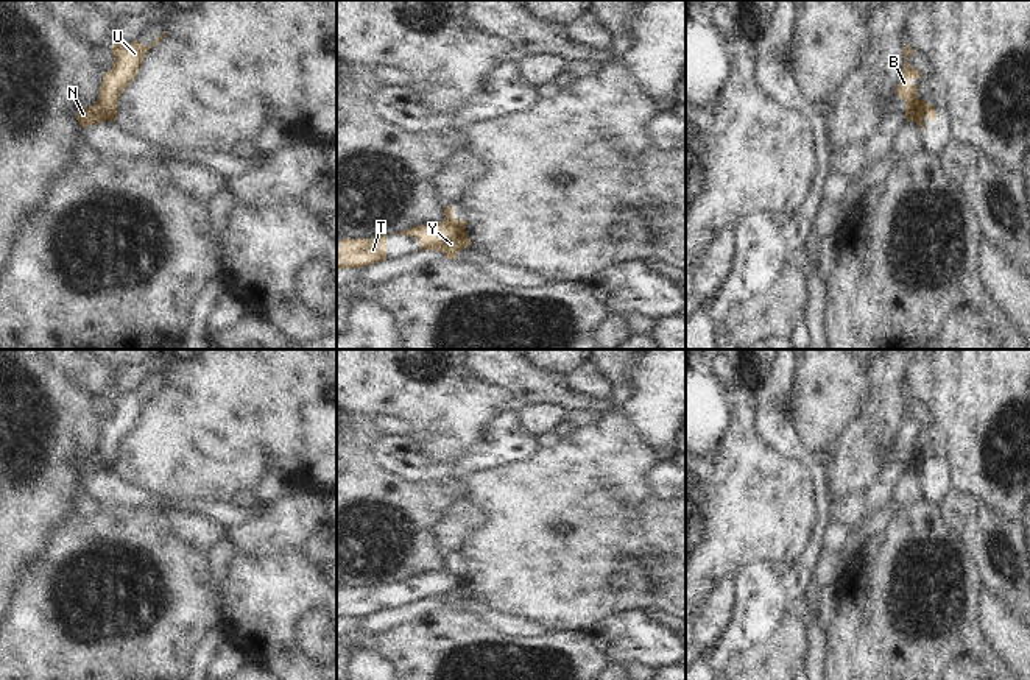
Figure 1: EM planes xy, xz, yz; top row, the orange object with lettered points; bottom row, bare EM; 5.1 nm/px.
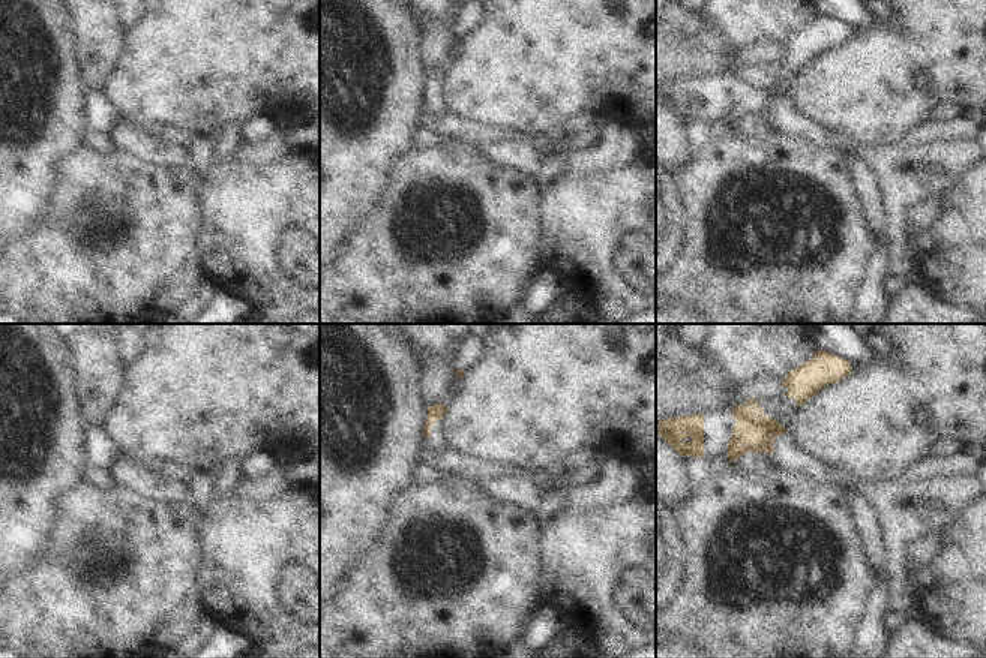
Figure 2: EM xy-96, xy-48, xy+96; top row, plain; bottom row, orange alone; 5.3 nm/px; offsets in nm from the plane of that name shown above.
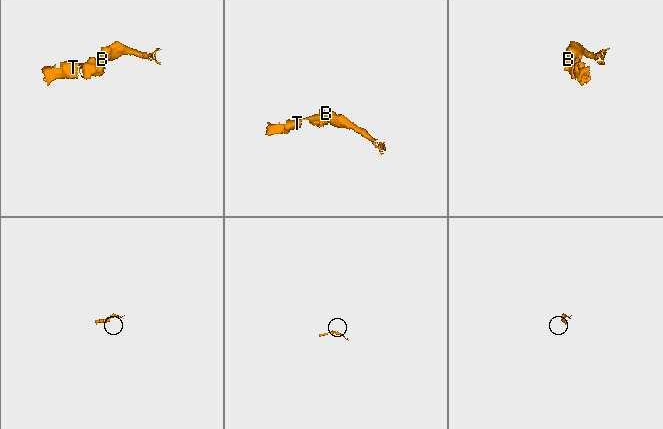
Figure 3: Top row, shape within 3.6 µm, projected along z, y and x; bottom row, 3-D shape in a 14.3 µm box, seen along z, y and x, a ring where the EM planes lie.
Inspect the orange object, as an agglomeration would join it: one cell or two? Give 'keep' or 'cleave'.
cleave

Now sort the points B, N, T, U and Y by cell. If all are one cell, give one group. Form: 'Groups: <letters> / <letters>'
Groups: B U / N T Y.

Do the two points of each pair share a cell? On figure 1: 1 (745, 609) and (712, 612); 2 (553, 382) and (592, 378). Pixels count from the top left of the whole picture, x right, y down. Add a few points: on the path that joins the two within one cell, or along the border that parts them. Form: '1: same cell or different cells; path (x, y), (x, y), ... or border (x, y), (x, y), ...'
1: different cells; border (734, 585), (734, 612), (717, 643)
2: different cells; border (566, 376), (575, 392), (600, 401)

